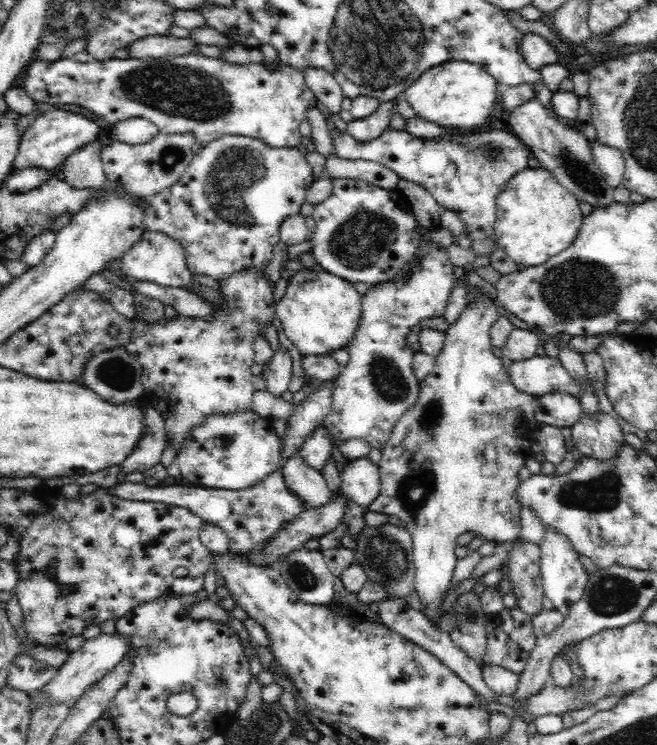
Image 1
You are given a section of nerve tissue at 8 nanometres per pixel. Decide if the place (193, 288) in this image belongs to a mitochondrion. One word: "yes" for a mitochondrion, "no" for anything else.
no

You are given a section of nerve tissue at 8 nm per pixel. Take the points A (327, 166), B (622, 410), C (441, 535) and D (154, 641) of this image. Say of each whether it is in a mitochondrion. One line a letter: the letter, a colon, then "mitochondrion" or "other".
A: other
B: other
C: other
D: mitochondrion

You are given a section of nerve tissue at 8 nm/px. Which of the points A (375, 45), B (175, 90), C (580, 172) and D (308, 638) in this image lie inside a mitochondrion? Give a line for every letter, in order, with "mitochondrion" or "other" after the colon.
A: mitochondrion
B: mitochondrion
C: mitochondrion
D: other

